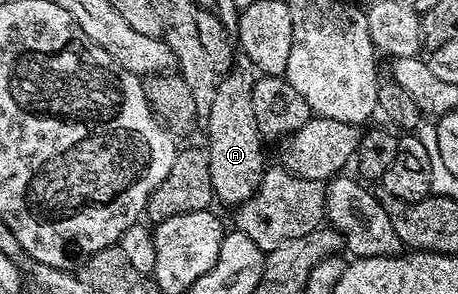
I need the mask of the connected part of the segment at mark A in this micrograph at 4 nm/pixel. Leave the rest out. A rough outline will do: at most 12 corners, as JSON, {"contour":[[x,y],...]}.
{"contour":[[238,48],[215,88],[205,148],[215,197],[238,207],[267,162],[259,76]]}

